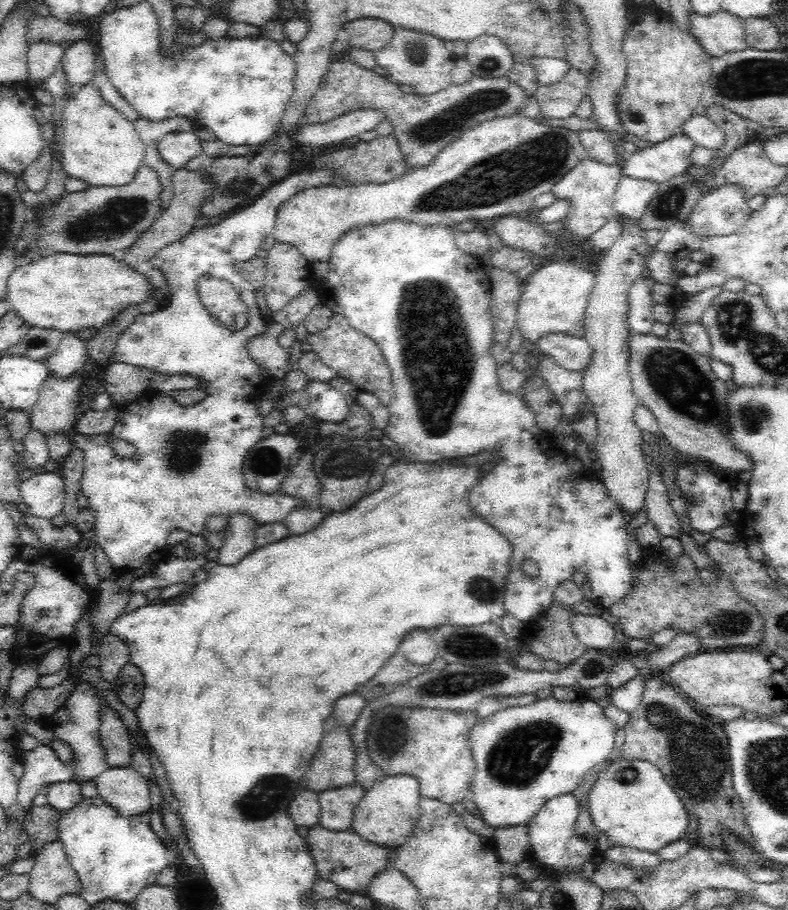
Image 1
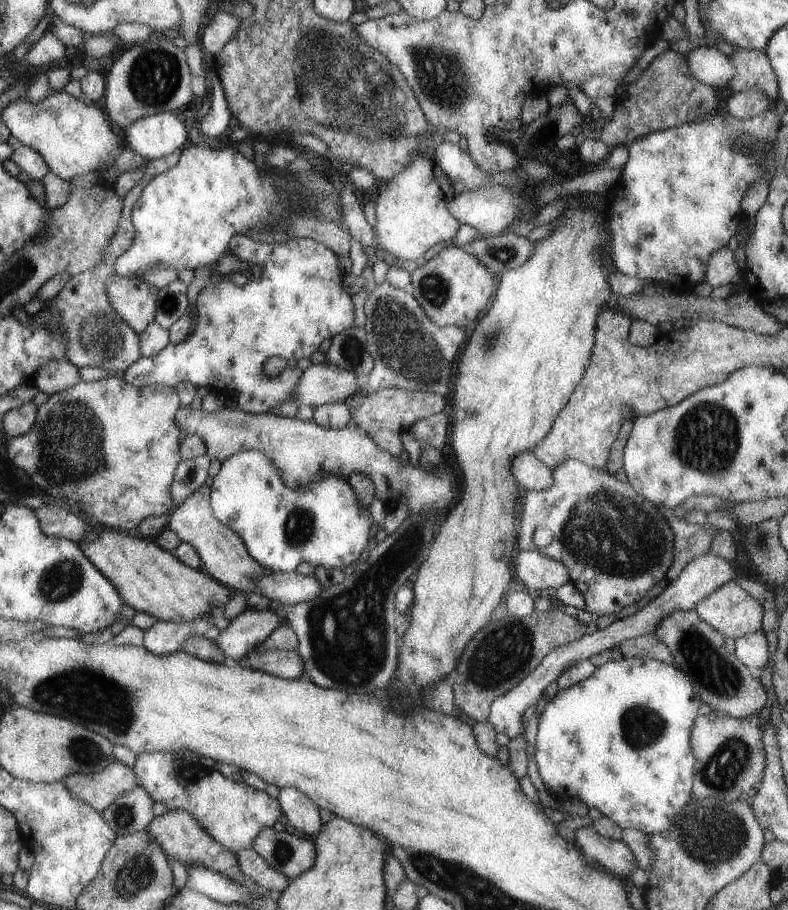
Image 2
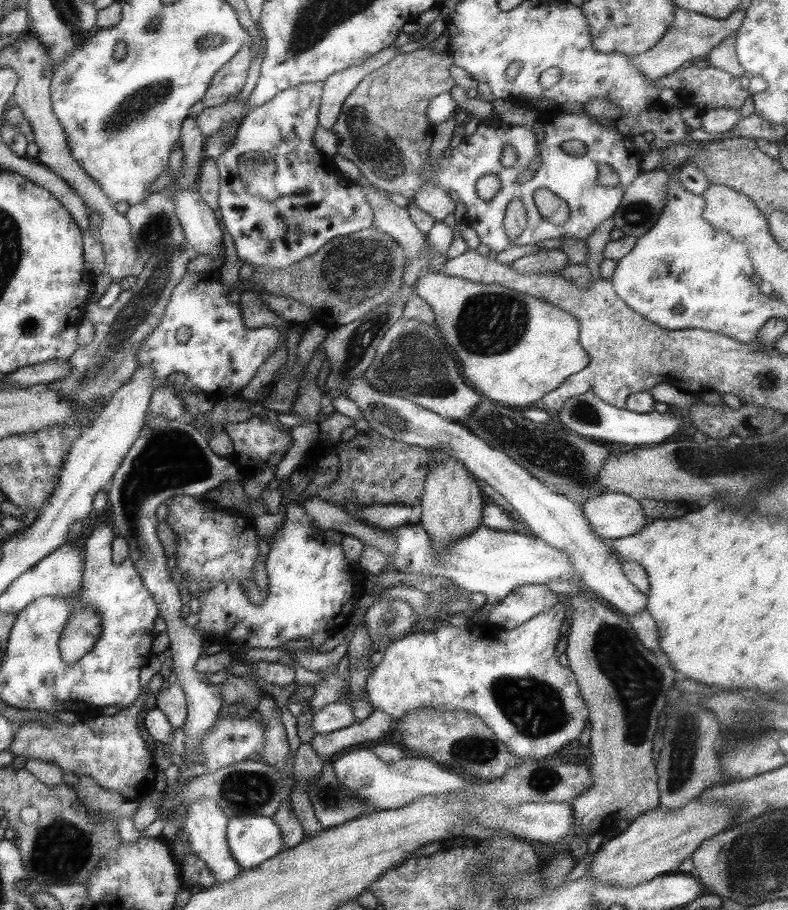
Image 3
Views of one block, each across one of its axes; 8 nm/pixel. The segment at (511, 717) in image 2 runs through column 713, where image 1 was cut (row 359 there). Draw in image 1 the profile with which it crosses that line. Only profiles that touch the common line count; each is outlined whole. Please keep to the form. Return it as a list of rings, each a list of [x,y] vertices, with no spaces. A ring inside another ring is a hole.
[[[563,332],[542,336],[532,348],[550,355],[562,368],[584,372],[592,362],[592,348],[583,337],[573,337]]]

